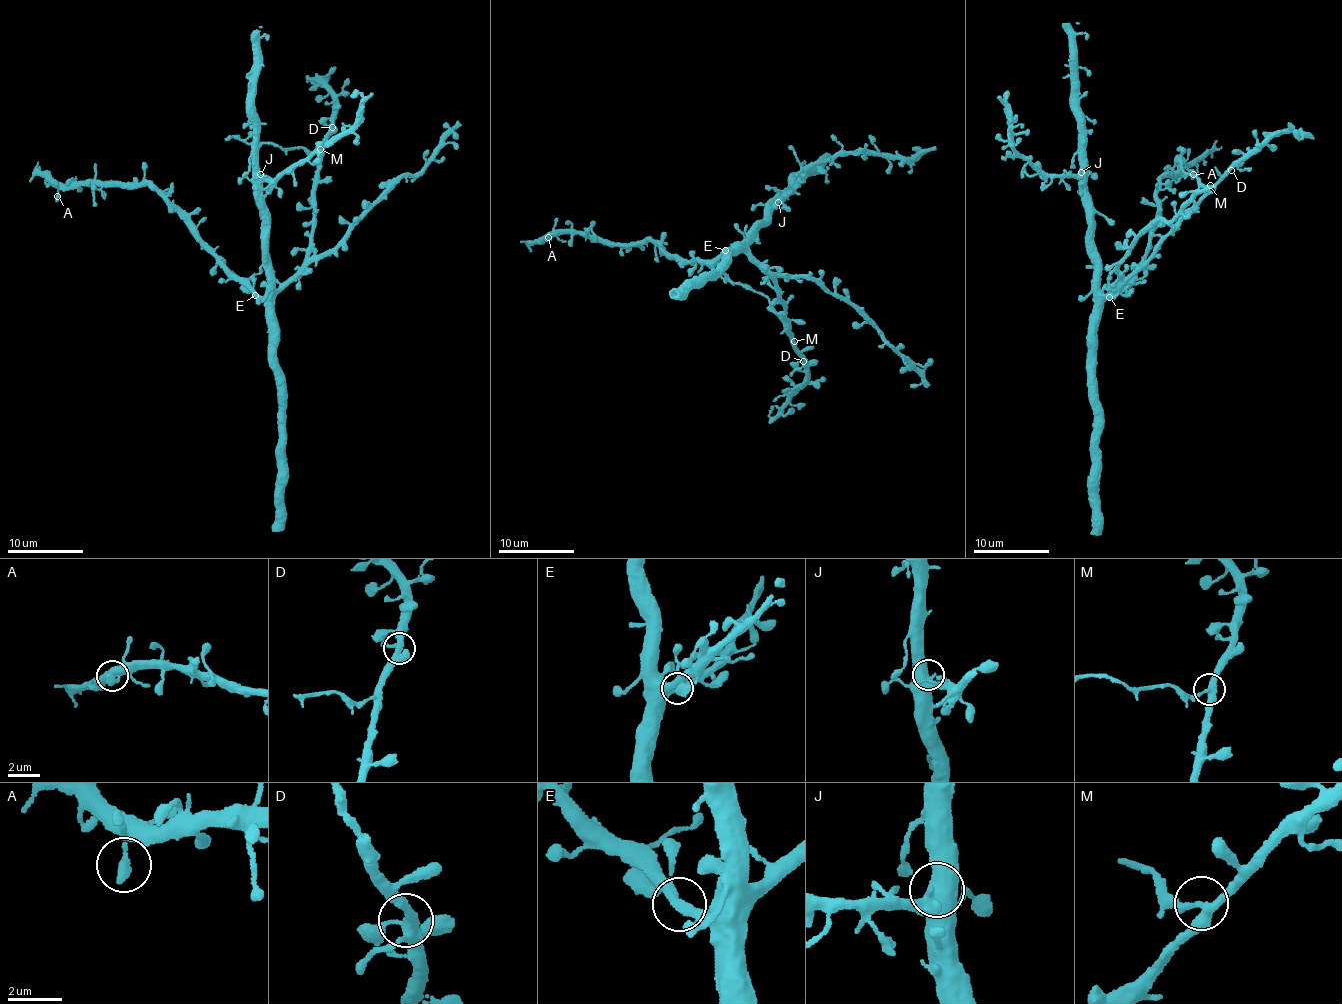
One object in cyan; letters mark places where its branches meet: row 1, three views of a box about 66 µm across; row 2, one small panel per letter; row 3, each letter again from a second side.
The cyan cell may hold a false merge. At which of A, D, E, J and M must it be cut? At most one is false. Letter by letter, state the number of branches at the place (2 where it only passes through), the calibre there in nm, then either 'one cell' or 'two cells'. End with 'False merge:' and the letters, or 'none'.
A: 1 branches meet; 420 nm thick; one cell
D: 3 branches meet; 320 nm thick; one cell
E: 3 branches meet; 280 nm thick; one cell
J: 3 branches meet; 500 nm thick; one cell
M: 3 branches meet; 320 nm thick; two cells
False merge: M

